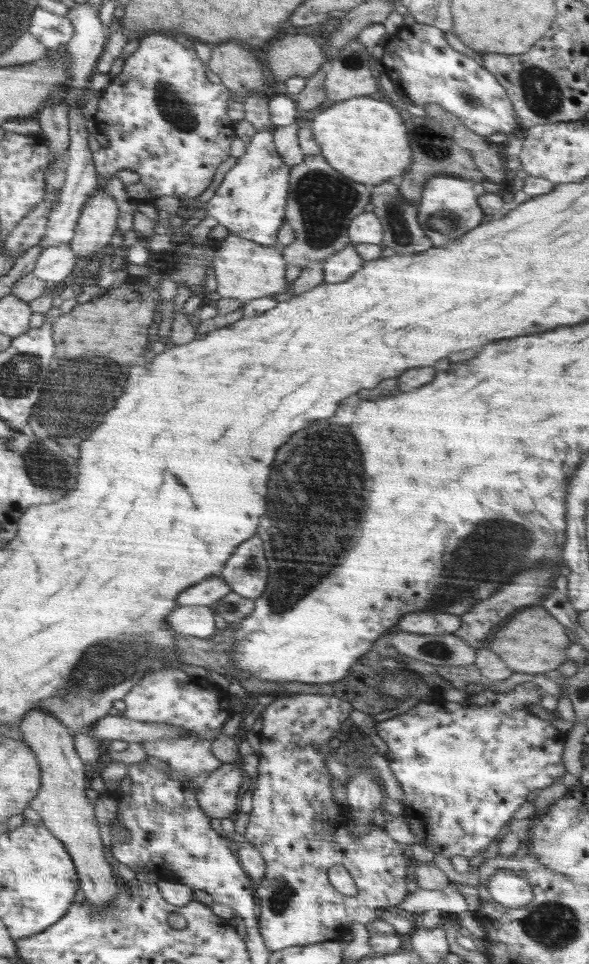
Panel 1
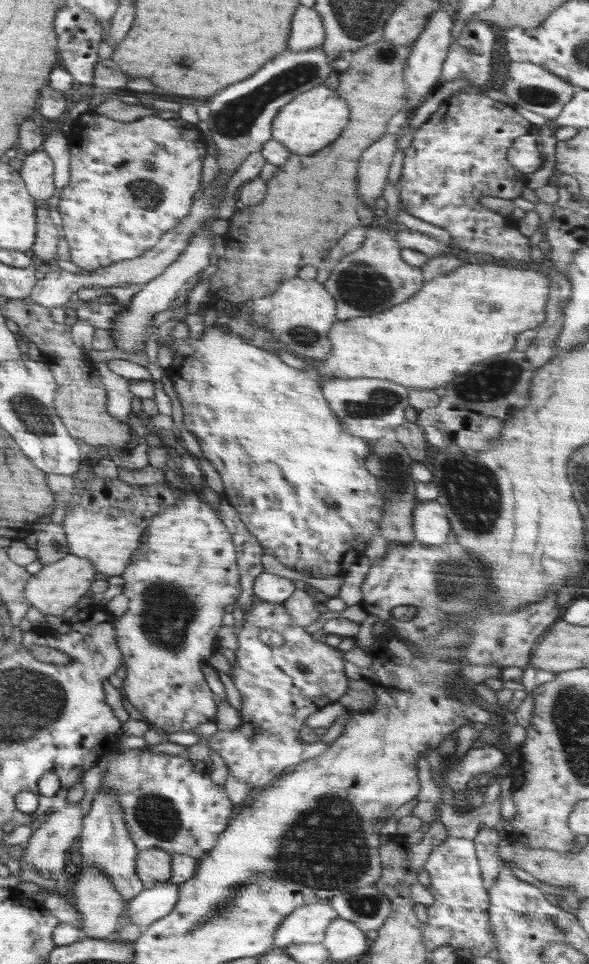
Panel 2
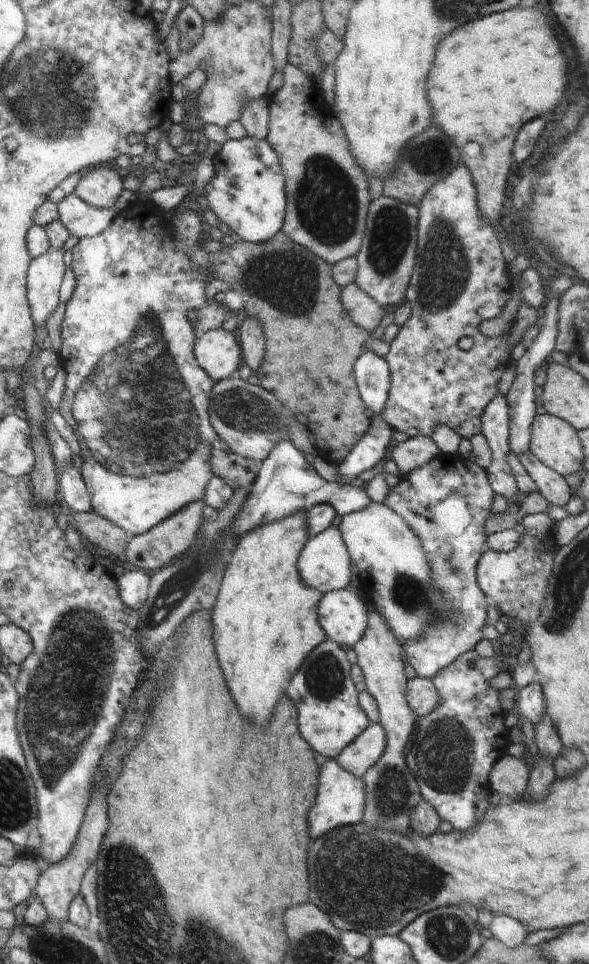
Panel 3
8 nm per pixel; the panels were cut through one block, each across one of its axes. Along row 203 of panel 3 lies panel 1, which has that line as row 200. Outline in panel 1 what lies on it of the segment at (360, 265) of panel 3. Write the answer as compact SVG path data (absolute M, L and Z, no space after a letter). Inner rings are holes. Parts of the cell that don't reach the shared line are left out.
M397 181L372 185L370 202L374 204L372 212L380 219L382 224L382 247L390 248L390 250L398 256L418 254L433 247L430 238L428 238L428 236L422 232L422 228L420 228L417 219L418 205L408 204L408 202L400 196Z

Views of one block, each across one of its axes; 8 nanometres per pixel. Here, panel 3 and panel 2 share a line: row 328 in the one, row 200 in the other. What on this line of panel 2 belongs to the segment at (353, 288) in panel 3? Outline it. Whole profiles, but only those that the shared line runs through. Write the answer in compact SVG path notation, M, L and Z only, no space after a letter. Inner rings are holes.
M385 133L362 153L359 160L357 191L365 205L375 208L375 200L382 196L388 182L393 156L401 133Z

